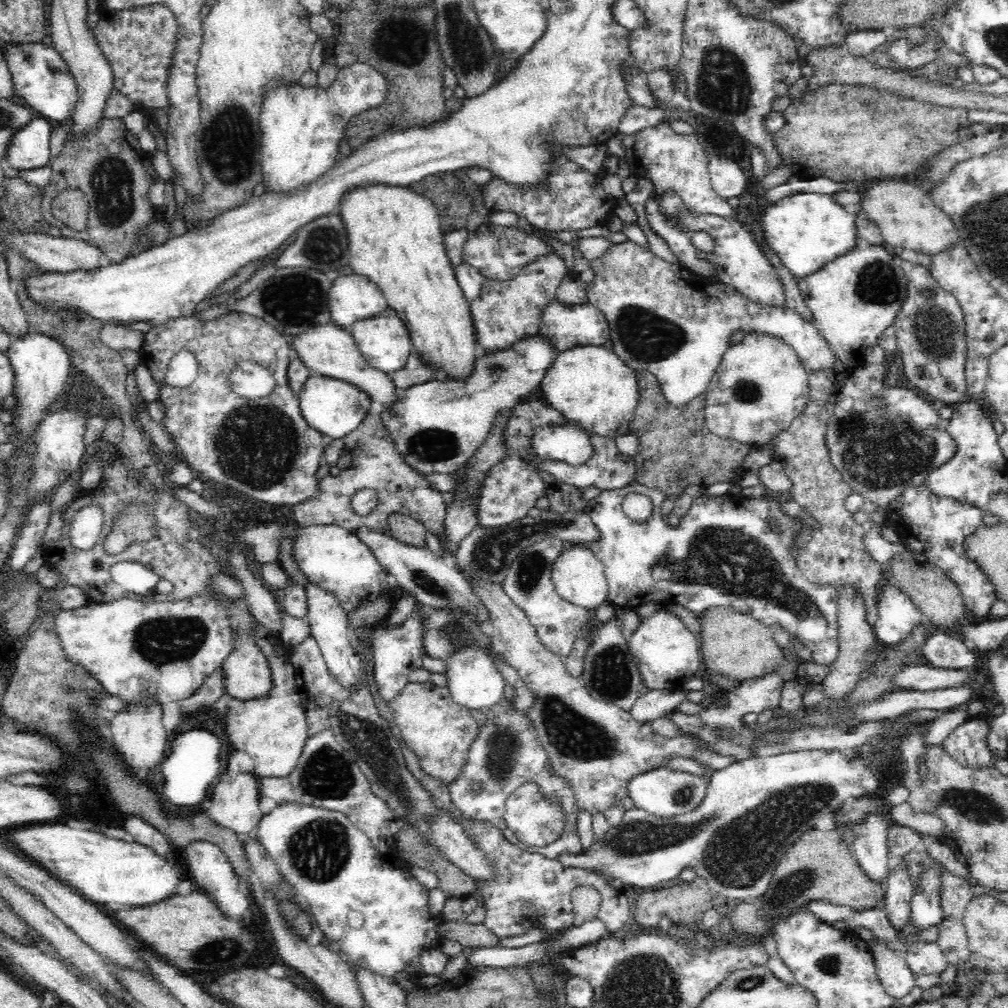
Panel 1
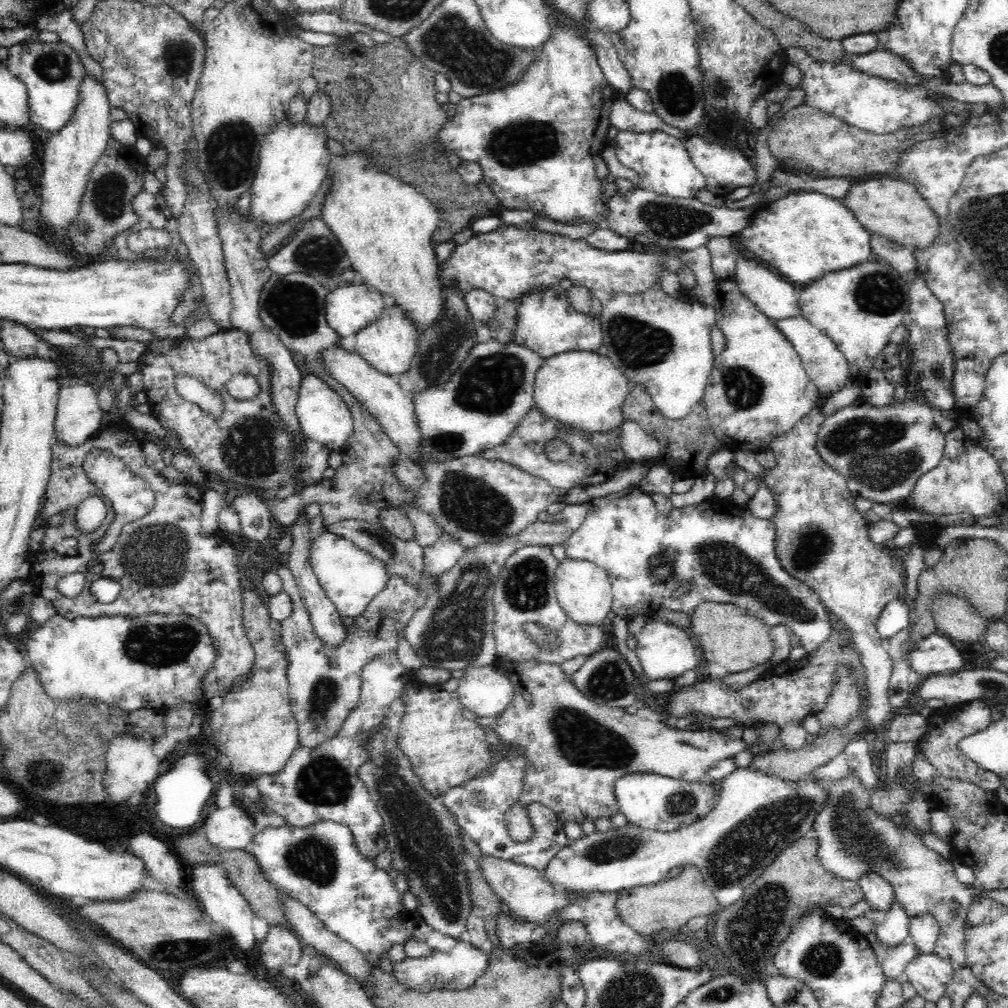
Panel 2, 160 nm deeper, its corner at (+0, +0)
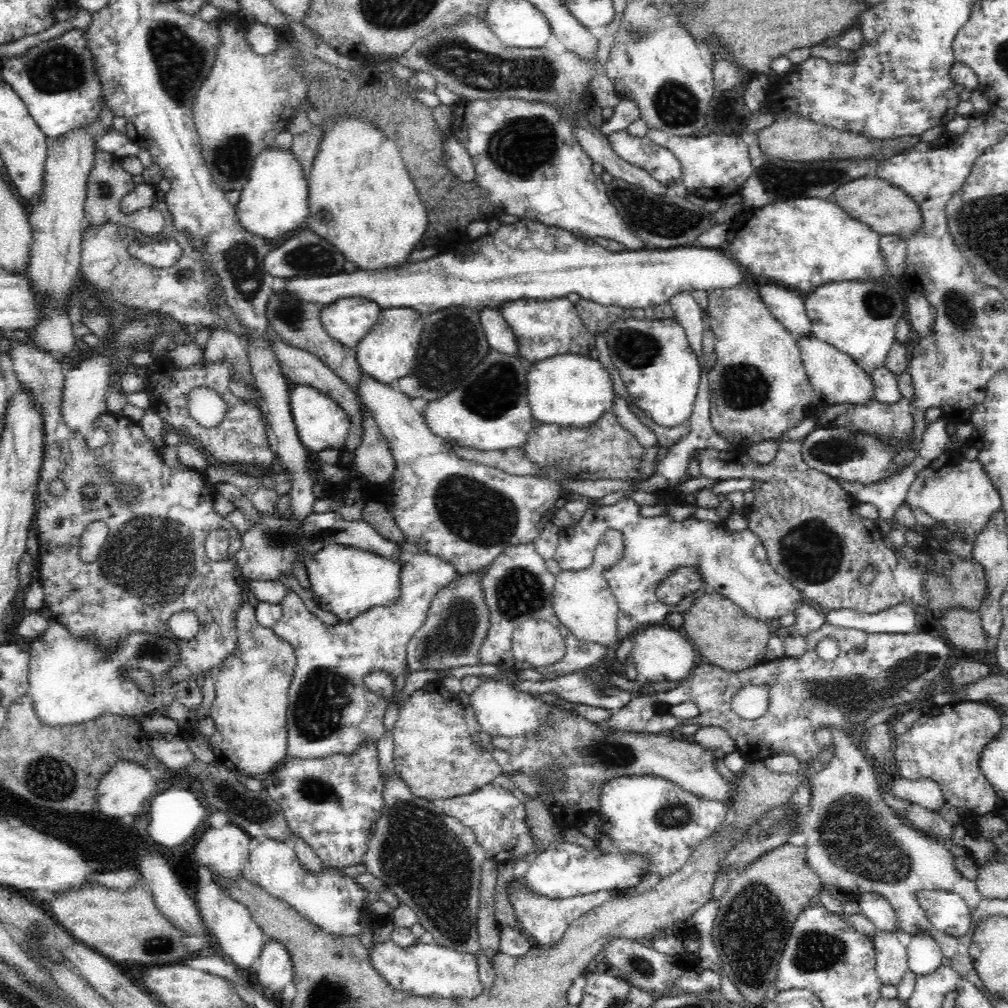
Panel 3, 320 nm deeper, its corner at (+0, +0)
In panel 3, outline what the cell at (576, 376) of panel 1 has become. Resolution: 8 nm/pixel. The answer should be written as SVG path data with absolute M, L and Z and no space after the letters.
M559 354L531 363L527 374L528 402L537 424L585 427L596 424L614 406L612 379L598 359Z

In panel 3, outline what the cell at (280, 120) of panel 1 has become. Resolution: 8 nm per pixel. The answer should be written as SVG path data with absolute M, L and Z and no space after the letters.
M272 145L259 152L254 159L252 170L240 194L240 202L236 204L238 219L246 231L260 235L268 242L305 222L310 212L309 196L309 180L304 178L302 167L291 148Z

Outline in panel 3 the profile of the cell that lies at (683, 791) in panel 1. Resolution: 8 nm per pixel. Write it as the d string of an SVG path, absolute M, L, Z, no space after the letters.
M646 775L621 776L609 780L602 785L600 803L602 814L597 817L602 826L598 837L605 833L618 847L633 847L633 850L650 851L654 854L654 862L653 869L650 869L648 873L658 874L662 879L680 870L700 841L708 838L715 828L731 818L731 806L727 806L724 802L692 794L665 778Z

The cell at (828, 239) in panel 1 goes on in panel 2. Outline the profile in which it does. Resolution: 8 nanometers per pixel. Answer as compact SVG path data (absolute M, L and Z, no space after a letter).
M818 191L791 193L772 204L760 206L750 224L732 237L738 238L751 254L762 258L770 271L799 287L826 272L860 264L873 254L871 234L858 223L853 212L840 200Z

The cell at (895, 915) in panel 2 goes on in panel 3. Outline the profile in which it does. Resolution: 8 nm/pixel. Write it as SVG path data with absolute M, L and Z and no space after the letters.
M900 928L892 932L876 931L871 940L876 949L876 965L878 978L883 986L898 986L902 982L902 976L909 970L907 965L907 949L898 939Z

